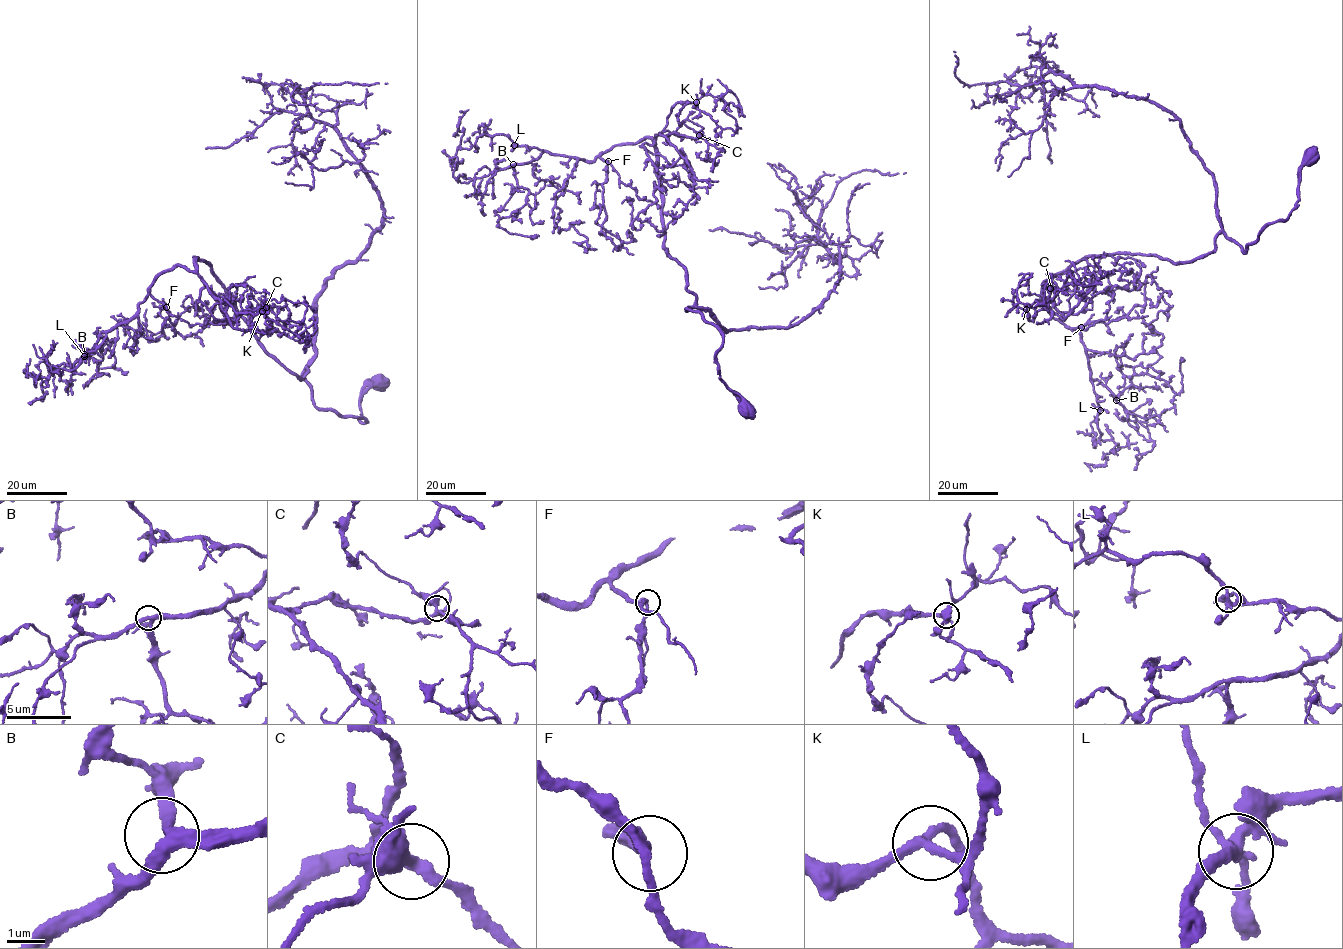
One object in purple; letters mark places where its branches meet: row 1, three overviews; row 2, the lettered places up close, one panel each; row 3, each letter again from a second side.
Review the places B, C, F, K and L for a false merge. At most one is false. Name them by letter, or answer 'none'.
none

